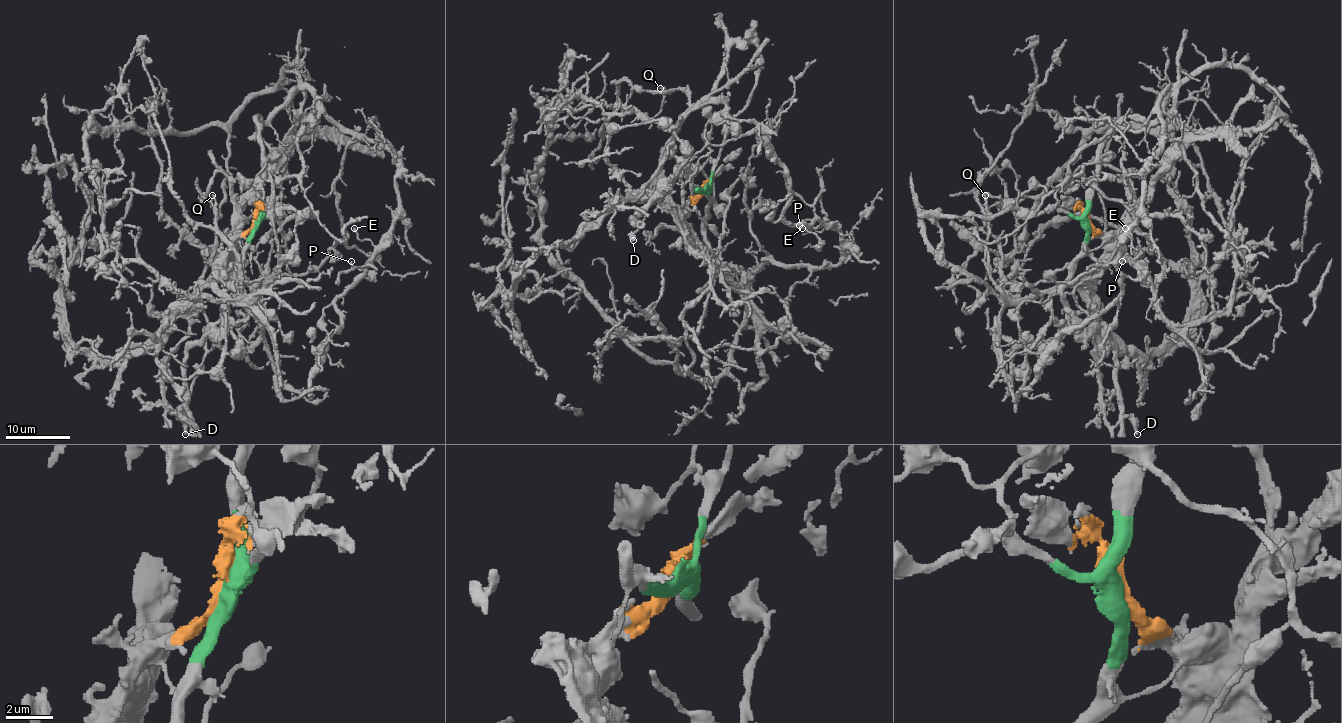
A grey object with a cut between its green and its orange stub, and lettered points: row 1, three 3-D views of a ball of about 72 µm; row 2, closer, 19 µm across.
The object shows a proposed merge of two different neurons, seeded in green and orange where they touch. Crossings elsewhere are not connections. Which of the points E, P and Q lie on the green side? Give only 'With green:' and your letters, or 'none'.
With green: E, P

